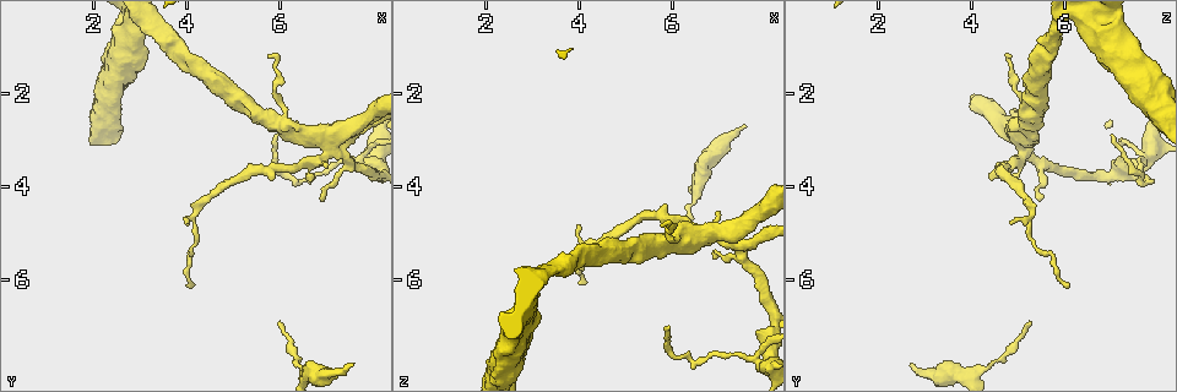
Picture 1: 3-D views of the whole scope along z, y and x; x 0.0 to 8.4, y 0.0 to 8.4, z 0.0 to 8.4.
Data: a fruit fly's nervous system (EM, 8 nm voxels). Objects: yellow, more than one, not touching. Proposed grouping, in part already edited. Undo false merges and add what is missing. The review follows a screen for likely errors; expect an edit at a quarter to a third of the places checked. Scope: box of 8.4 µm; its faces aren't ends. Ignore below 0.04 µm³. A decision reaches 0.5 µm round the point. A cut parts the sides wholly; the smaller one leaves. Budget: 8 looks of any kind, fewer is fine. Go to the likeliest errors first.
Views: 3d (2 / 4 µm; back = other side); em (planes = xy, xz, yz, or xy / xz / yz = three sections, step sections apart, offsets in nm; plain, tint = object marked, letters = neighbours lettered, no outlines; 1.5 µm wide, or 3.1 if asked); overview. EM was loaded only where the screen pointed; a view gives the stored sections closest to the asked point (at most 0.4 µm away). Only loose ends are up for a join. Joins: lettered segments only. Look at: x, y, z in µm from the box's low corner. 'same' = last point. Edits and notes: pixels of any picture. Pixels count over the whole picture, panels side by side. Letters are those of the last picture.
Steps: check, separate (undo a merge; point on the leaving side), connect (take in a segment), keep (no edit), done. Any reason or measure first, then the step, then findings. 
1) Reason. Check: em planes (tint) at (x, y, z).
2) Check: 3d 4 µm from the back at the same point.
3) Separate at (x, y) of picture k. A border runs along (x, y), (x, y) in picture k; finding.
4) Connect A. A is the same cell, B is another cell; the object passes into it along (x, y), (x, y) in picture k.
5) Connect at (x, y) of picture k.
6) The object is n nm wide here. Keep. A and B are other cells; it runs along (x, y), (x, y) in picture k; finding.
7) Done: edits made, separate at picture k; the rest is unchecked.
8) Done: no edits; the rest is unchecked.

Tapers out. Check: em yz step 4 (tint) at (7.55, 7.85, 2.65).

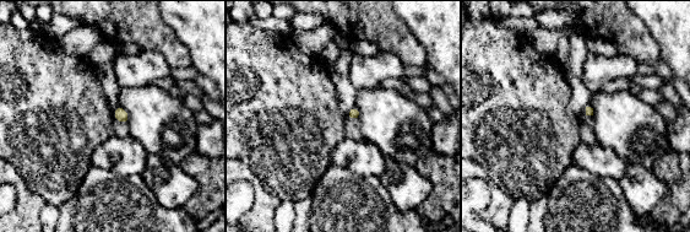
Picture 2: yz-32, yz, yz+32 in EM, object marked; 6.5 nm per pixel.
Another direction. Check: em planes (letters) at the same point.

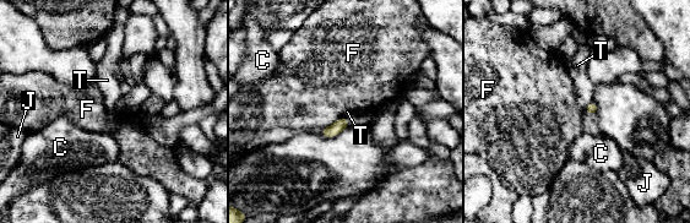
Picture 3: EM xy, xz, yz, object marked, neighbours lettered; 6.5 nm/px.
Keep. C, F, J and T are other cells; no lettered segment goes on from it.

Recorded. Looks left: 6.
Thin end. Check: 3d 2 µm at (6.00, 6.95, 5.25).

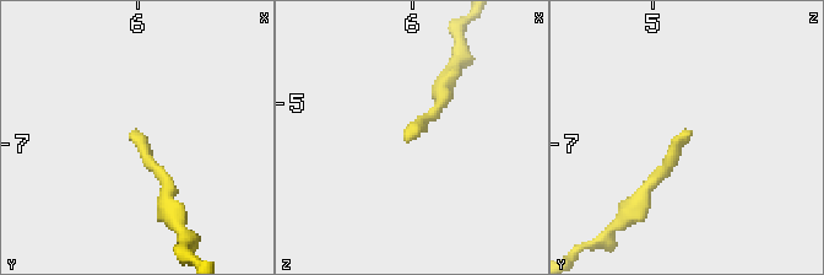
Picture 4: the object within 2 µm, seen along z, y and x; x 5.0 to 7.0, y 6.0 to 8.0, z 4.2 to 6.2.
Check: em xz step 8 (tint) at (5.94, 6.94, 5.26).

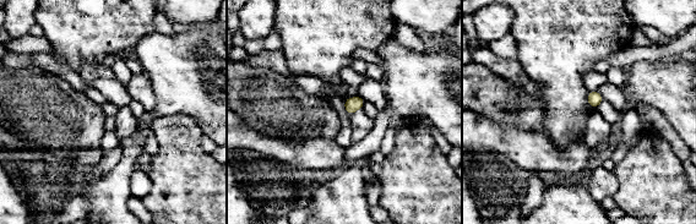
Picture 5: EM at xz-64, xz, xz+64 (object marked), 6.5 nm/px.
Check: em xy step 4 (letters) at the same point.

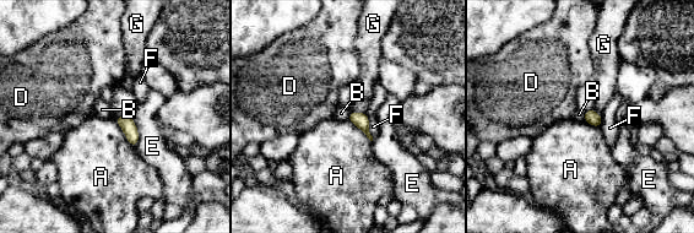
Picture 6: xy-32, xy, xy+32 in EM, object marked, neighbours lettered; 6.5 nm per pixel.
Keep. A, B, D, E, F and G are other cells; a border runs along (351, 112), (347, 119) in picture 6; none of them fits.

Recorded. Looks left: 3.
Abrupt turn. Check: 3d 4 µm at (7.90, 3.30, 7.75).

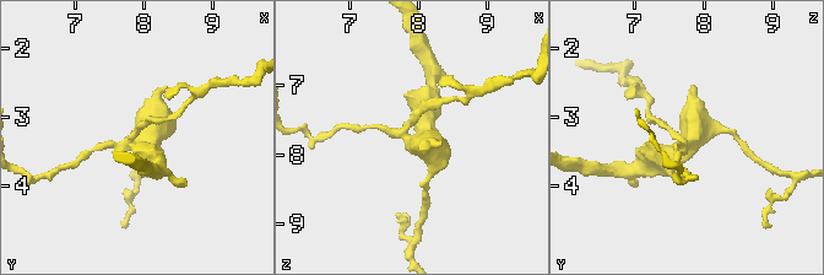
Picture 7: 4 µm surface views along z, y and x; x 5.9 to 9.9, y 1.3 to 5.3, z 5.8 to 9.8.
Shape alone is not enough. Check: em yz step 8 (tint) at (7.90, 3.35, 7.70).

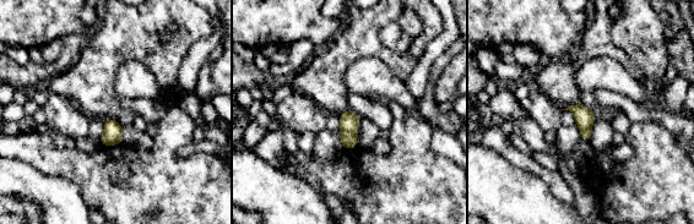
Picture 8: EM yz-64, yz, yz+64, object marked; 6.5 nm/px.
Cut it another way. Check: em planes (letters) at the same point.

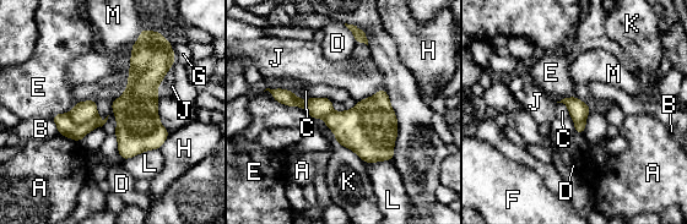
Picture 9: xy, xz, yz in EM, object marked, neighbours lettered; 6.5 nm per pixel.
Separate at (82, 112) of picture 9. A, B, C, D, E, F, G, H, J, K, L and M are other cells; a second cell is stuck on.

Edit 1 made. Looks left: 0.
Done: edits made, separate at picture 9; the rest is unchecked.

